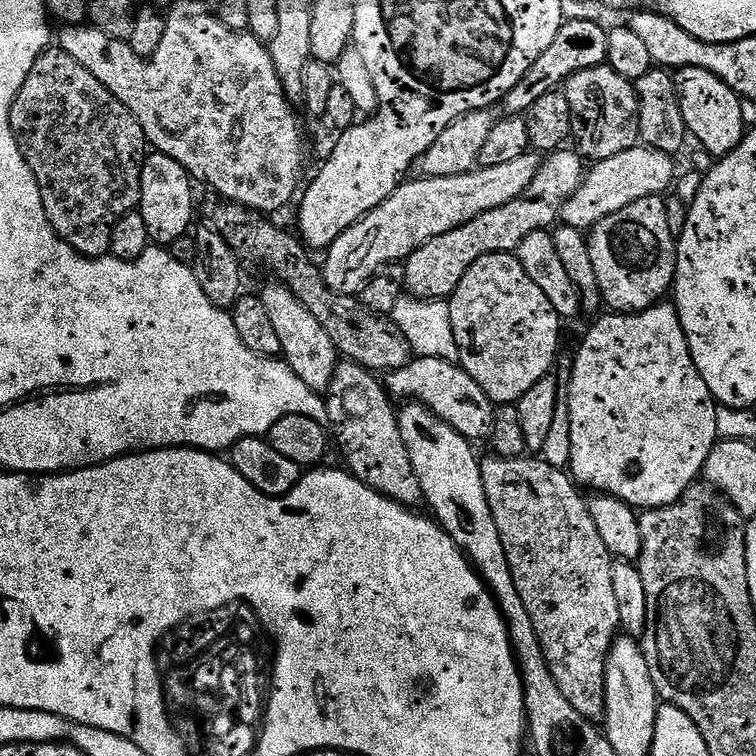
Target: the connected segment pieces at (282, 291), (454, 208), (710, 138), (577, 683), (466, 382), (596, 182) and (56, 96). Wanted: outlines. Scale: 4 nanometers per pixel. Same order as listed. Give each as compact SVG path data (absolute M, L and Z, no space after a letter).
M272 282L269 288L259 289L258 295L262 306L266 306L266 314L270 314L273 331L282 345L281 357L308 388L317 392L327 391L334 370L340 363L339 353L330 341L329 334L310 314L310 310L306 310L306 306L302 306L302 302L283 284Z
M529 150L510 162L502 162L502 166L477 167L471 172L454 178L430 176L419 178L420 180L409 179L396 188L394 194L390 194L390 198L386 198L386 202L379 204L374 211L366 214L357 224L347 228L327 248L325 256L328 257L325 258L324 264L322 263L326 286L338 296L356 296L371 278L386 269L384 267L387 264L397 263L396 265L399 265L407 260L408 255L414 250L418 250L426 242L438 238L438 234L446 234L450 230L478 218L478 214L486 214L486 210L498 210L498 206L506 206L506 202L514 202L524 193L526 186L530 186L530 182L534 182L541 163L541 157L535 151Z
M677 68L674 72L678 102L682 106L682 118L688 127L689 137L697 140L712 158L730 154L742 142L746 131L744 124L745 101L722 78L709 70L698 68Z
M488 454L480 461L482 482L486 490L486 502L490 502L490 514L494 518L494 526L498 526L498 534L502 538L502 550L506 550L506 562L510 562L510 574L514 574L514 586L518 586L518 594L522 597L522 606L526 606L526 614L530 614L530 622L534 622L534 634L538 634L538 642L542 646L542 654L550 666L550 674L554 682L558 682L558 690L562 690L566 702L578 710L587 720L596 722L604 714L604 668L607 666L608 652L612 648L621 631L617 599L613 589L614 557L608 553L604 535L594 526L594 518L590 518L588 500L580 497L581 489L563 467L553 466L544 458L512 459Z
M425 356L413 358L406 366L387 373L386 391L393 401L415 402L426 406L442 422L452 426L458 434L470 441L483 441L492 429L494 405L491 398L485 394L482 386L478 386L478 382L474 382L474 378L470 378L470 374L466 374L459 363L451 360Z
M637 146L630 150L622 150L622 154L614 154L614 158L597 160L584 173L584 181L570 194L570 198L562 206L560 220L571 228L590 230L602 218L610 214L618 214L618 210L626 210L630 202L638 202L638 198L658 196L673 187L678 176L678 169L671 155L667 152L656 152L647 146Z
M46 50L34 62L34 70L30 70L22 90L18 90L18 94L14 98L10 110L10 126L14 130L14 138L34 174L34 178L38 182L38 190L42 194L42 206L46 210L46 218L57 236L67 242L75 252L83 256L95 258L109 255L110 234L114 230L114 226L123 216L137 211L140 206L142 166L150 145L144 136L142 126L138 126L138 118L134 118L134 114L130 114L130 110L126 110L126 106L122 106L122 102L118 102L118 98L114 98L114 94L110 94L110 90L106 90L106 86L102 86L102 82L98 82L98 78L94 78L94 74L90 74L90 70L78 66L78 62L74 62L74 58L70 58L59 50Z

